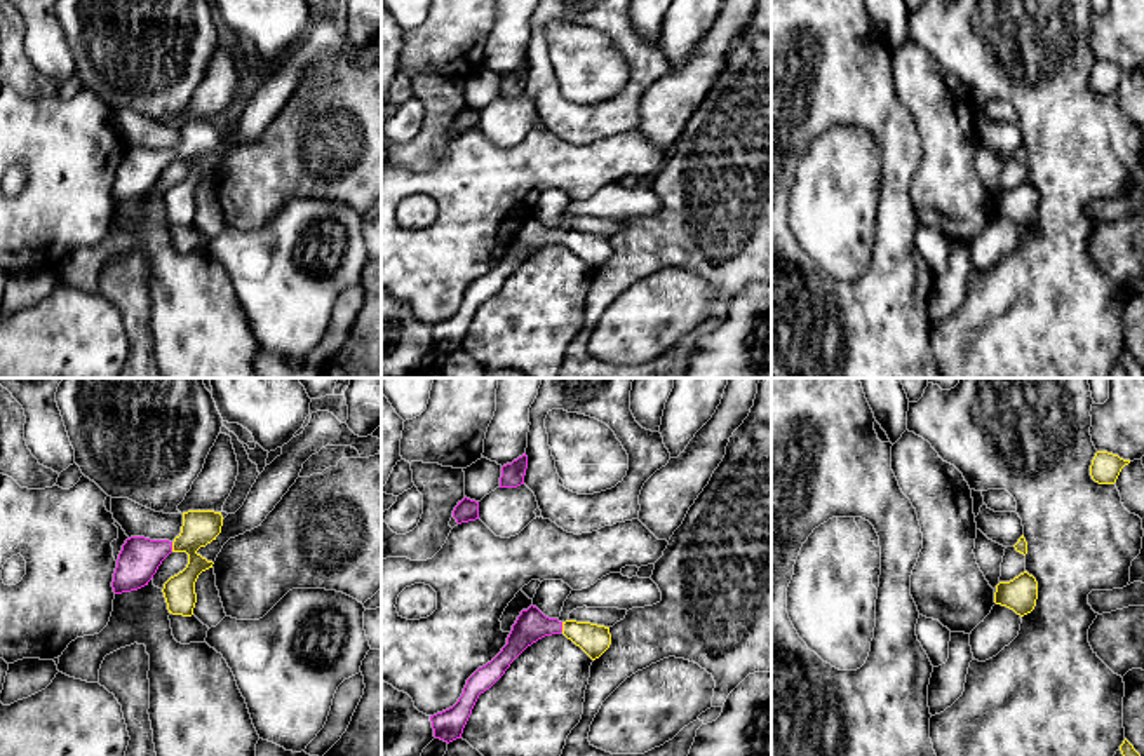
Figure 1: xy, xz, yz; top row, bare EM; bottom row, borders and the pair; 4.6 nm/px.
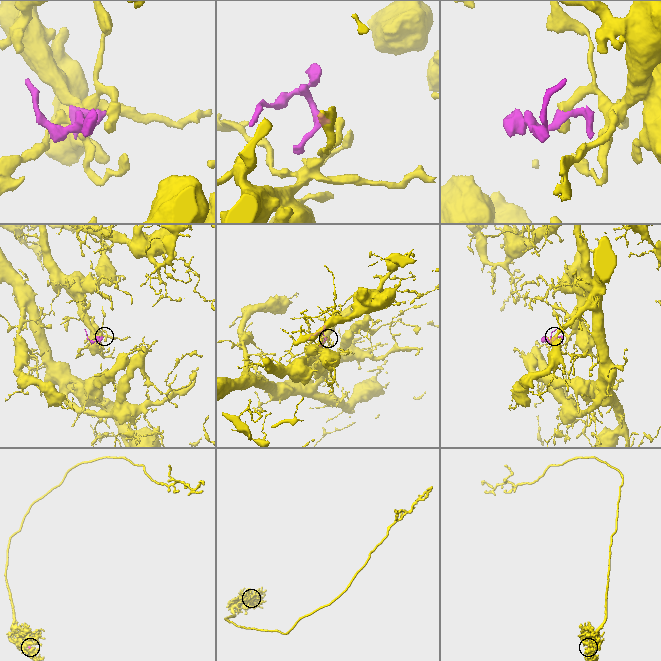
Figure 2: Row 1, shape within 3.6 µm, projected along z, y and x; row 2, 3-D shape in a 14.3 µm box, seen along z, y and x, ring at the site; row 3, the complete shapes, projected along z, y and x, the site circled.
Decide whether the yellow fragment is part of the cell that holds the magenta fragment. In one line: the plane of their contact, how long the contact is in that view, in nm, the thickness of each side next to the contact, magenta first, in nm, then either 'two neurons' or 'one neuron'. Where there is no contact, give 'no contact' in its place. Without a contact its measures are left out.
meets magenta in xy; contact 50 nm long; 190 nm thick on the magenta side, 160 nm on the other; one neuron

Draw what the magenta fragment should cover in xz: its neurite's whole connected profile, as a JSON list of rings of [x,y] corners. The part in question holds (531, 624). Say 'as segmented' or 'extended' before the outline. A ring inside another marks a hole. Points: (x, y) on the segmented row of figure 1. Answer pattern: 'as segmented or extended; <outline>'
extended; [[[531,604],[517,617],[501,651],[467,679],[458,702],[453,707],[430,716],[434,737],[448,744],[461,739],[479,695],[489,690],[528,646],[545,636],[561,632],[592,660],[599,658],[611,645],[609,627],[576,620],[559,622],[557,618],[545,617]]]

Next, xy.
extended; [[[214,510],[183,512],[181,533],[172,540],[150,540],[131,537],[122,545],[113,573],[113,592],[138,591],[153,578],[162,561],[171,552],[186,552],[188,564],[183,571],[164,584],[164,597],[172,615],[192,617],[197,603],[195,582],[199,575],[212,568],[212,561],[197,550],[205,547],[221,533],[223,516]]]

